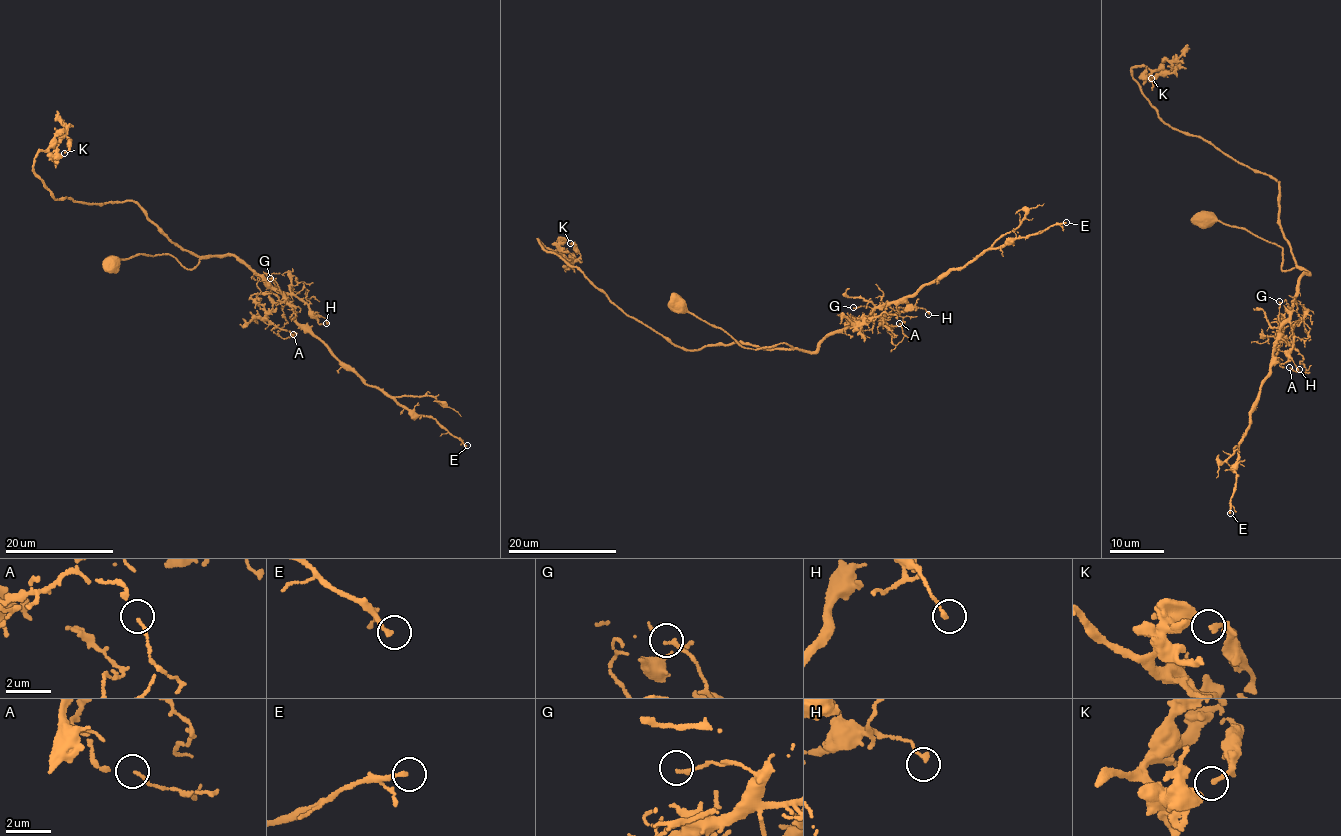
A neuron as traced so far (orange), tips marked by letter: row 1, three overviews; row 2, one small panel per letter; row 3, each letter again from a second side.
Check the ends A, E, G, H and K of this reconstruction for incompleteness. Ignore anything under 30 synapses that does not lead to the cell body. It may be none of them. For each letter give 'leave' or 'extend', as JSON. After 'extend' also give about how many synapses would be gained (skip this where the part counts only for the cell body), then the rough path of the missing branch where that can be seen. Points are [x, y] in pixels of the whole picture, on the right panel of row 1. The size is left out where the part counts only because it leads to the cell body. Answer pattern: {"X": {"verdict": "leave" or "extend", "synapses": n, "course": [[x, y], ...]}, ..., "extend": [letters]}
{"A": {"verdict": "leave"}, "E": {"verdict": "leave"}, "G": {"verdict": "leave"}, "H": {"verdict": "leave"}, "K": {"verdict": "leave"}, "extend": []}

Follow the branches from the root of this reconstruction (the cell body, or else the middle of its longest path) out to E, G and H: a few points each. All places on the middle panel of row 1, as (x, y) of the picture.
E: (677, 302), (745, 347), (787, 343), (815, 351), (824, 339), (876, 308), (902, 300), (987, 250), (1066, 222)
G: (677, 302), (722, 328), (745, 347), (755, 350), (787, 343), (810, 351), (869, 315), (868, 306), (853, 307)
H: (677, 302), (755, 350), (787, 343), (815, 351), (831, 334), (875, 315), (911, 307), (923, 307), (928, 314)

